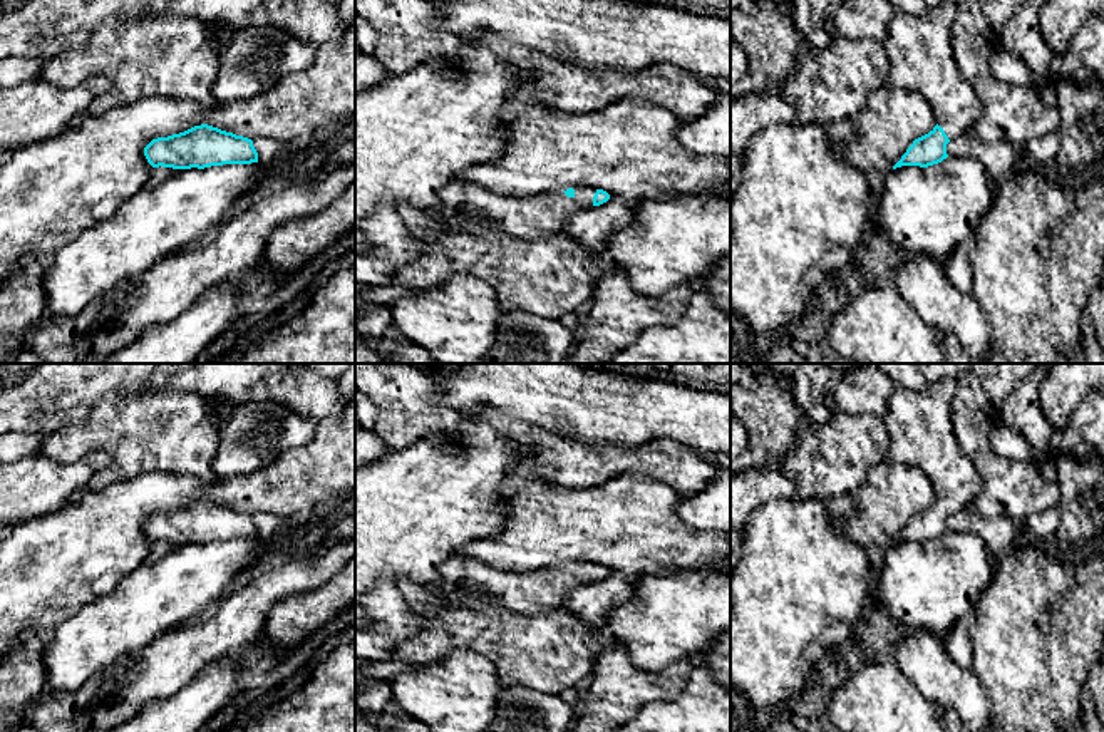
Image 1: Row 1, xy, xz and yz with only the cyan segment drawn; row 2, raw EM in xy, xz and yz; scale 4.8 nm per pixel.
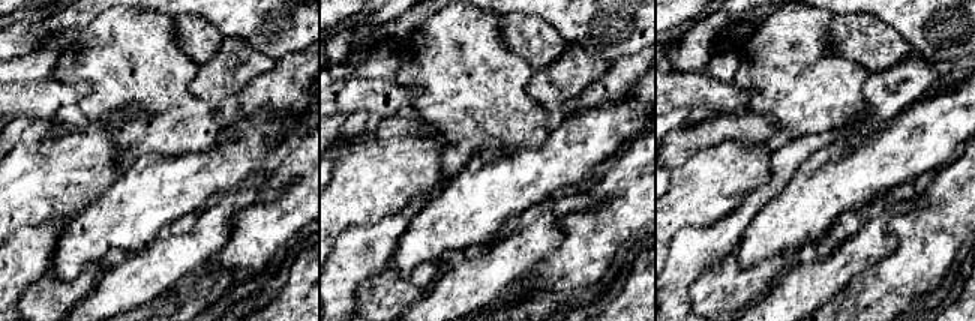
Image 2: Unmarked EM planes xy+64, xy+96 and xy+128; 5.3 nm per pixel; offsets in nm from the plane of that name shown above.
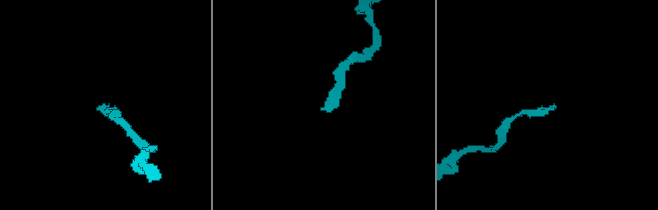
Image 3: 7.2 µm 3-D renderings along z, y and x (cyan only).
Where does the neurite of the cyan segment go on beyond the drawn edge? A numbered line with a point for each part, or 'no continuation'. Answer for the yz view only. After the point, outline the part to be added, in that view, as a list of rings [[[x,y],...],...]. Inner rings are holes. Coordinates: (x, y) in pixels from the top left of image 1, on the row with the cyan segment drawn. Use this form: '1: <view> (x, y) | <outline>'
1: yz (918, 49) | [[[938,5],[921,17],[896,10],[881,42],[888,55],[886,87],[918,92],[933,107],[950,141],[973,129],[983,104],[955,62],[952,22],[957,5]]]

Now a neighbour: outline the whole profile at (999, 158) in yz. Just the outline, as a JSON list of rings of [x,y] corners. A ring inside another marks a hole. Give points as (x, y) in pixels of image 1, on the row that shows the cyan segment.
[[[973,129],[947,144],[948,157],[972,157],[980,161],[995,188],[1015,174],[1019,152],[1005,141],[980,141]]]

